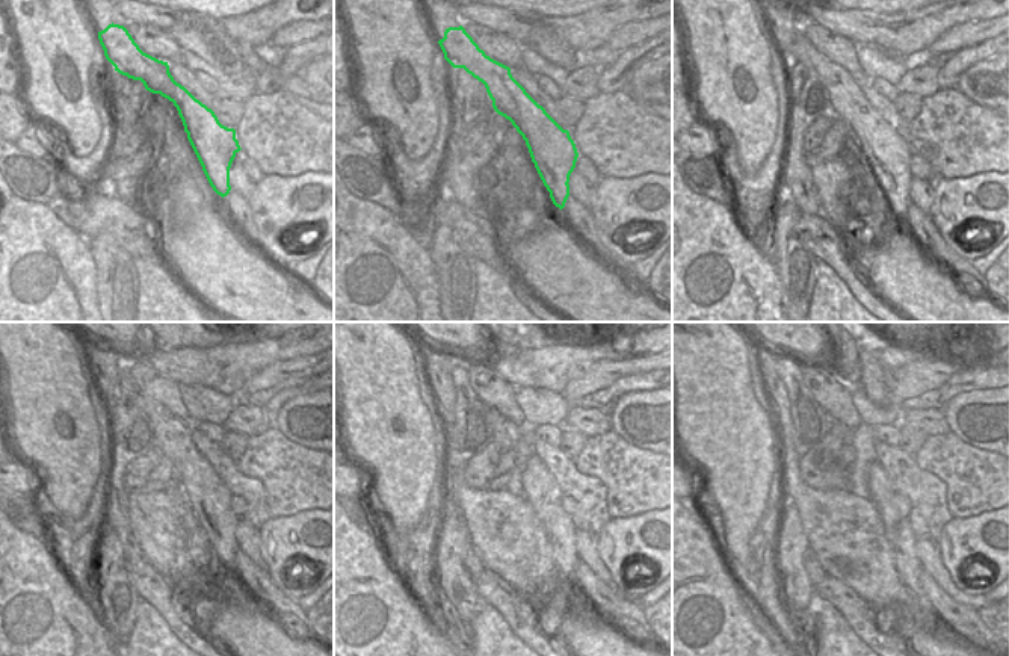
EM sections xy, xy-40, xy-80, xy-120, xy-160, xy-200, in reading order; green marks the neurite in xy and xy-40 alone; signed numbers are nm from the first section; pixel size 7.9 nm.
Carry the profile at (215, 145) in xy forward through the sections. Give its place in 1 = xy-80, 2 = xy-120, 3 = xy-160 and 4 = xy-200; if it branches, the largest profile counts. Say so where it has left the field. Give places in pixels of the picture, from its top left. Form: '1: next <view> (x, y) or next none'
1: next xy-80 (887, 156)
2: next xy-120 (210, 501)
3: next xy-160 (539, 488)
4: next xy-200 (908, 567)

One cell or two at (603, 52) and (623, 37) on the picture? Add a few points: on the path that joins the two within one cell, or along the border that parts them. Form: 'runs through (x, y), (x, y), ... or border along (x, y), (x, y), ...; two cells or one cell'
border along (604, 44), (620, 52); two cells

